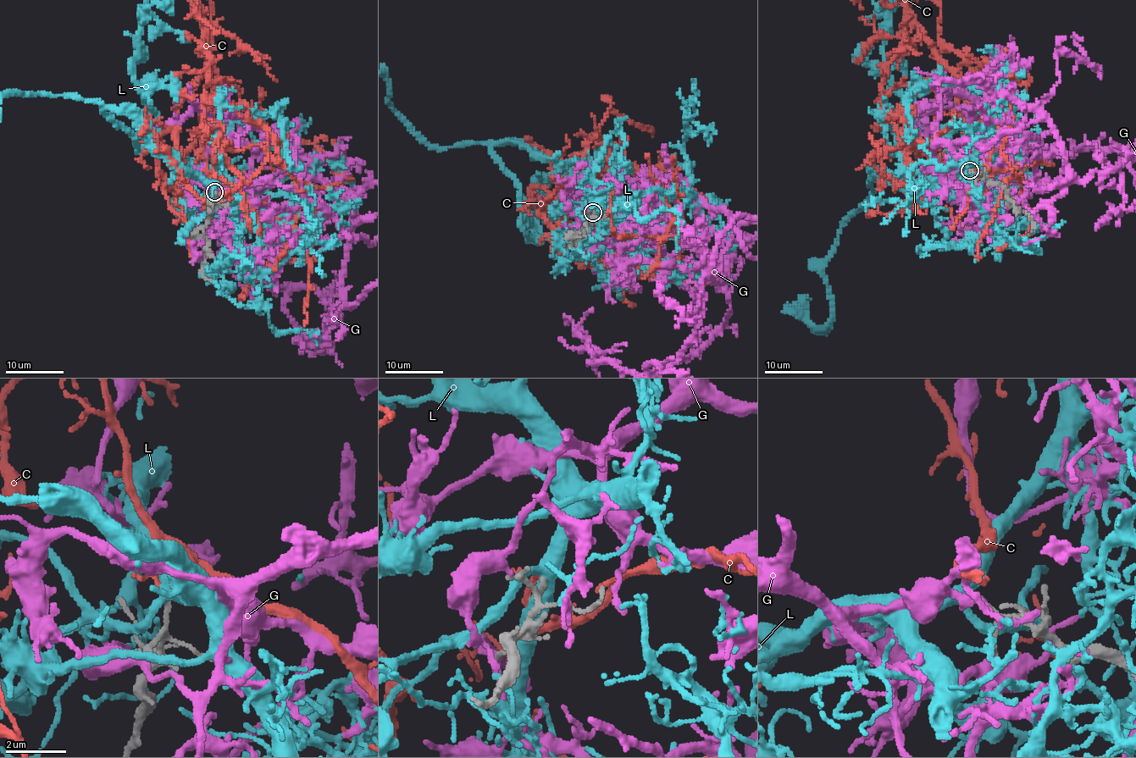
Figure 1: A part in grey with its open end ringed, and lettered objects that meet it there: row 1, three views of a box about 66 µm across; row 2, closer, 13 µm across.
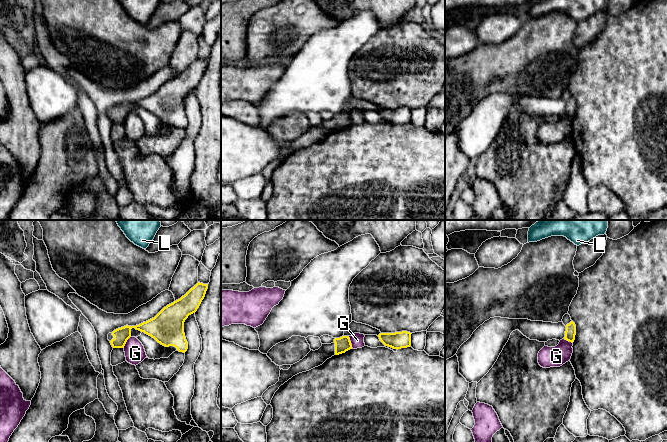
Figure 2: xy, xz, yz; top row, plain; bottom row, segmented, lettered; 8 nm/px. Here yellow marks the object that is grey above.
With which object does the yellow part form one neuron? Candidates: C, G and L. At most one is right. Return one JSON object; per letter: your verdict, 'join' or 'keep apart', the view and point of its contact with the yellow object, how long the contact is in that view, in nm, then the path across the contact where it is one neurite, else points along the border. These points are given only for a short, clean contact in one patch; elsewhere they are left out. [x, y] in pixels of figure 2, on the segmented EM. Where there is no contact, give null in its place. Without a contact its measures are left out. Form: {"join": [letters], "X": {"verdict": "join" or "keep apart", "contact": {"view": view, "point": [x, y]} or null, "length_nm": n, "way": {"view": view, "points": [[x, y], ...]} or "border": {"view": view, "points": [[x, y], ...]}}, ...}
{"join": ["C"], "C": {"verdict": "join", "contact": null}, "G": {"verdict": "keep apart", "contact": {"view": "xz", "point": [350, 342]}, "length_nm": 100, "border": {"view": "xz", "points": [[348, 336], [352, 347]]}}, "L": {"verdict": "keep apart", "contact": null}}

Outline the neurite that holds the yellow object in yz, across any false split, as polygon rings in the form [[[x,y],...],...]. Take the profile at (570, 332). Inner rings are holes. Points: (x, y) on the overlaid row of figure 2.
[[[573,321],[566,325],[565,337],[564,339],[569,342],[574,342],[576,335],[576,325]]]

